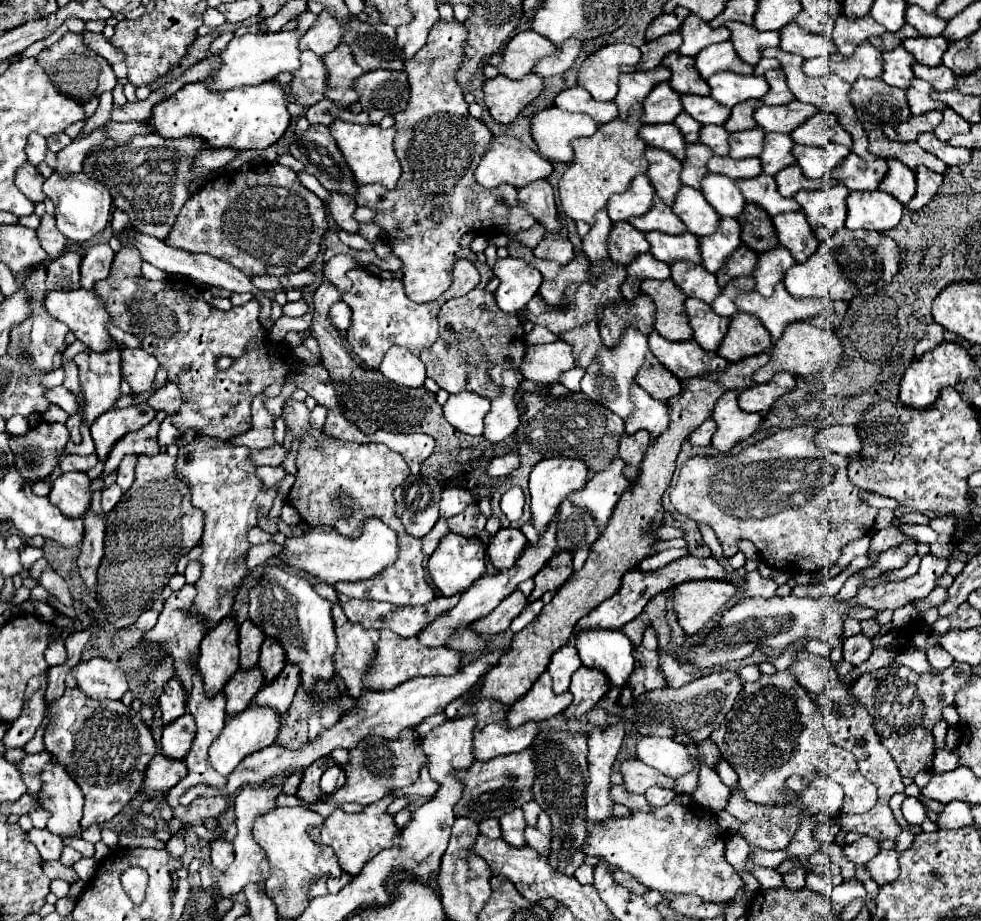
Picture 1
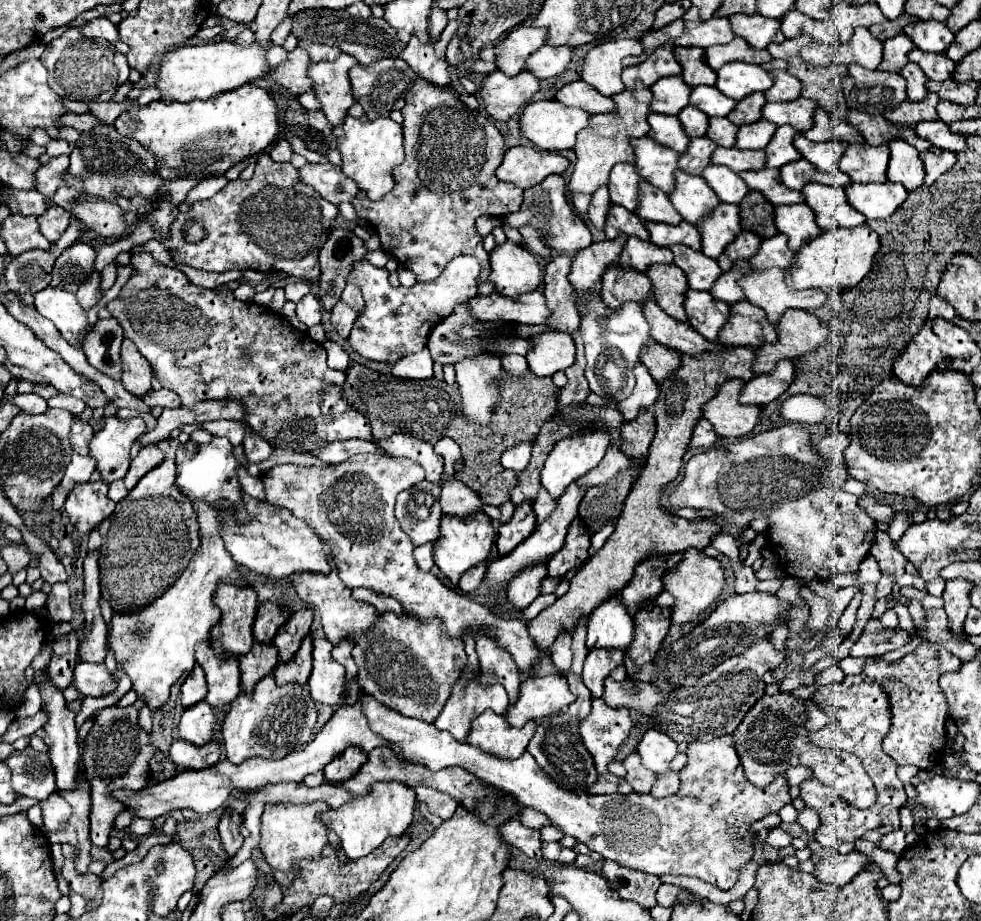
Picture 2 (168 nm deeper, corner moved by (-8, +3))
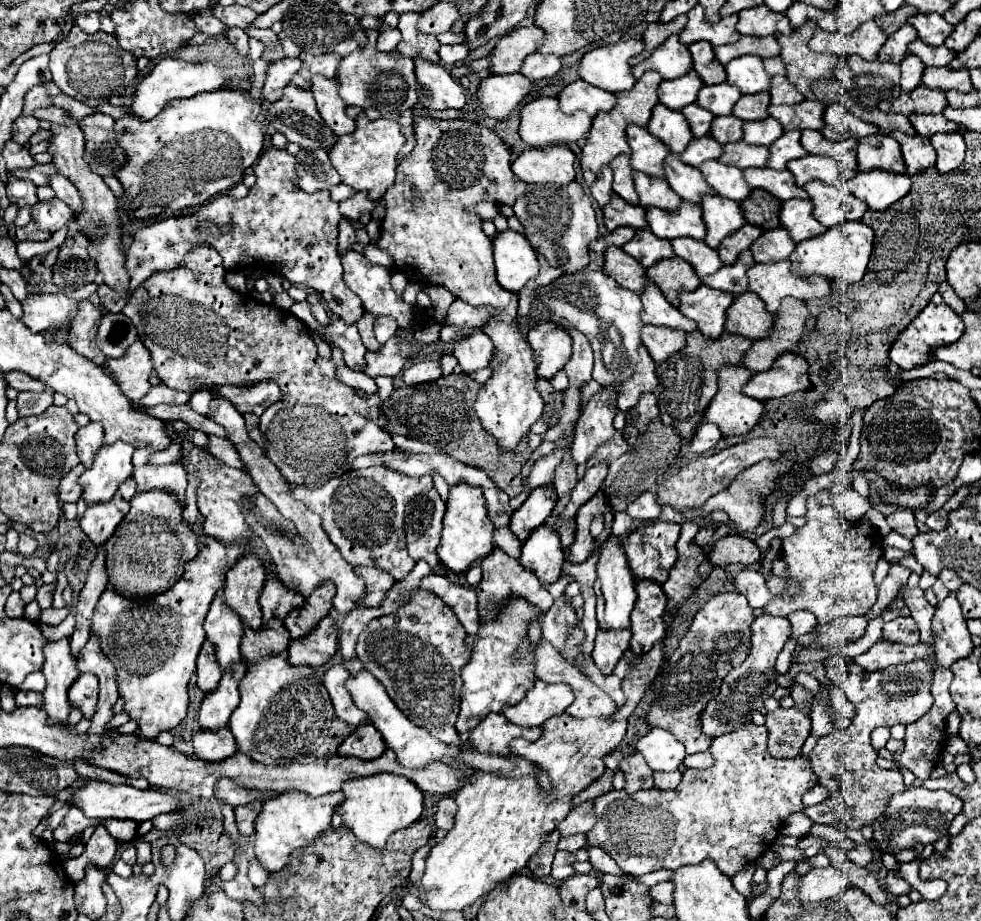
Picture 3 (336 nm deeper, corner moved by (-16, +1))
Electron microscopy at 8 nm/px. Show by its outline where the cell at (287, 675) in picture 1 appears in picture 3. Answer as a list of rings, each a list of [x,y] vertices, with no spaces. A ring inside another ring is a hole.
[[[332,617],[322,619],[322,623],[300,641],[292,641],[288,649],[288,663],[294,667],[308,665],[312,669],[320,669],[338,647],[338,629]]]

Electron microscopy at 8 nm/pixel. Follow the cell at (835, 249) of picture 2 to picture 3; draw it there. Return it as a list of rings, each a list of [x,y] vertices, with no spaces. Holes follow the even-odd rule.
[[[848,221],[848,223],[840,223],[828,229],[824,235],[816,239],[806,239],[804,243],[798,243],[794,251],[796,261],[792,259],[790,263],[792,263],[792,269],[800,277],[820,275],[826,279],[844,279],[844,281],[856,283],[866,273],[866,265],[870,261],[872,247],[874,247],[874,231],[862,221]]]

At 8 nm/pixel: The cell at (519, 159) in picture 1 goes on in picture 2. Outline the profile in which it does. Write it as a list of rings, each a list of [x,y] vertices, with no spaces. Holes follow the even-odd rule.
[[[512,147],[506,151],[502,165],[496,169],[500,181],[530,189],[552,173],[564,173],[570,161],[554,151],[540,151],[534,147]]]

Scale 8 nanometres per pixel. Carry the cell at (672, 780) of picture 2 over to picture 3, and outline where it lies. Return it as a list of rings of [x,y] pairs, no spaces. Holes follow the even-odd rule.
[[[656,771],[654,773],[654,787],[662,789],[662,791],[672,791],[678,787],[682,779],[682,773],[680,771],[674,771],[674,773],[662,773],[662,771]]]

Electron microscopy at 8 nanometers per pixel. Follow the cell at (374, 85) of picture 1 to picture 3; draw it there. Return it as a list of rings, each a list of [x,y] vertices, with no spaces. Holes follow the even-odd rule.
[[[368,31],[368,47],[344,57],[338,67],[340,97],[348,105],[364,109],[368,119],[398,119],[404,111],[412,109],[418,101],[414,61],[400,53],[380,53],[376,49],[376,31]]]

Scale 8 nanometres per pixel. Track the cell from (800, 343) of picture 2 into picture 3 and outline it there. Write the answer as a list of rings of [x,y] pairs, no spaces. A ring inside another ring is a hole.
[[[784,299],[776,313],[774,327],[768,339],[752,343],[752,349],[744,355],[744,367],[754,373],[768,371],[772,363],[786,351],[794,351],[804,335],[806,319],[810,317],[806,305],[798,299]]]

